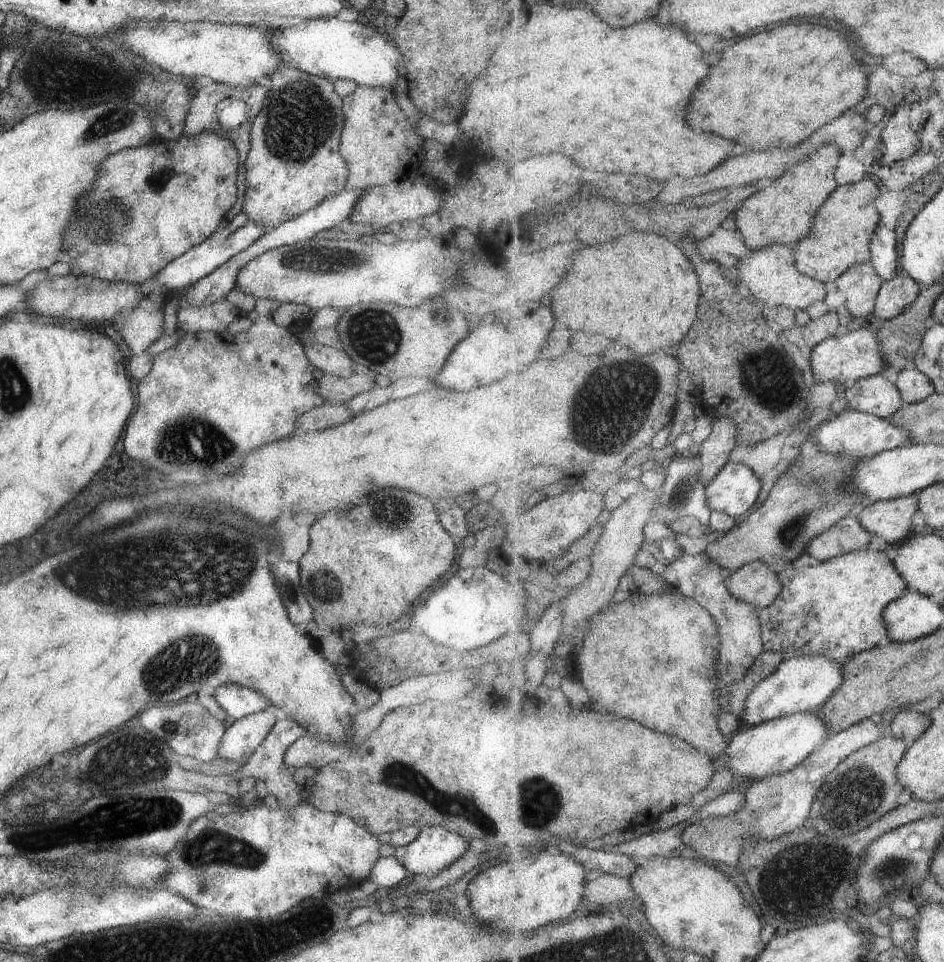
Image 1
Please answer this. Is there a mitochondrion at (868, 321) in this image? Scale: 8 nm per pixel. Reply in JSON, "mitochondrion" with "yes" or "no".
{"mitochondrion":"no"}

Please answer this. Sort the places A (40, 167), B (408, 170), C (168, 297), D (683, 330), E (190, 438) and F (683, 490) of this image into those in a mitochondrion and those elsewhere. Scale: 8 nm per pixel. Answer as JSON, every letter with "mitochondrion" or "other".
{"A":"other","B":"other","C":"other","D":"other","E":"mitochondrion","F":"mitochondrion"}

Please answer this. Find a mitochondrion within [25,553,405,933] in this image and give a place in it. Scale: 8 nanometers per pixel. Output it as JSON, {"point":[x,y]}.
{"point":[146,756]}

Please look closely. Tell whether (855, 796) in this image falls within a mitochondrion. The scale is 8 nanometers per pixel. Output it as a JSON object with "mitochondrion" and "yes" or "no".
{"mitochondrion":"yes"}

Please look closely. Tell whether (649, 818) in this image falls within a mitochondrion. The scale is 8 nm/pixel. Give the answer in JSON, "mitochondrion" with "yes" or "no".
{"mitochondrion":"no"}

